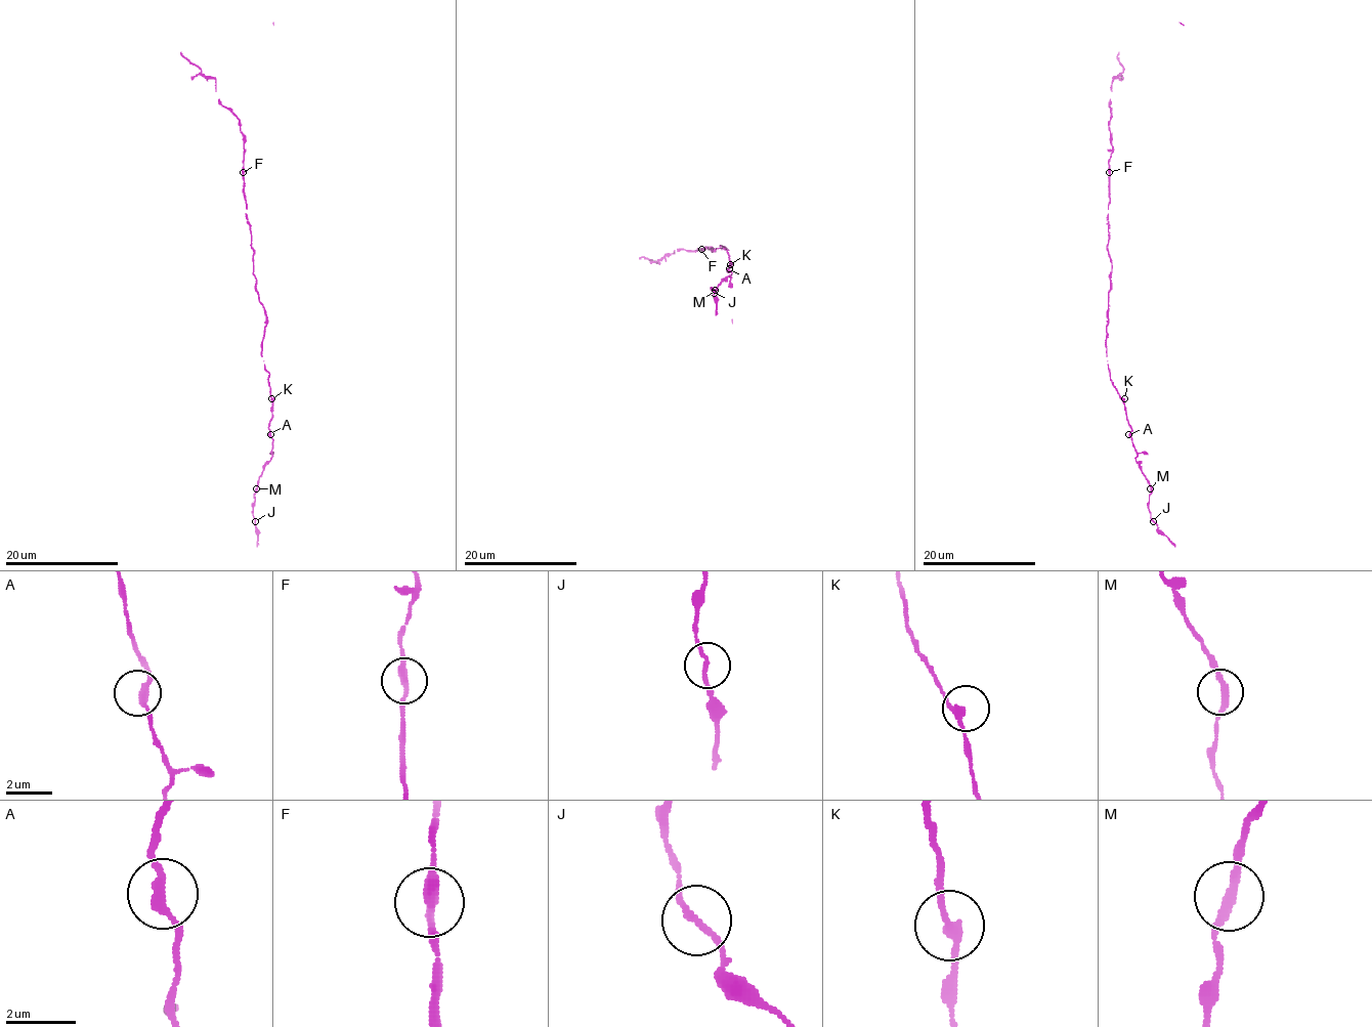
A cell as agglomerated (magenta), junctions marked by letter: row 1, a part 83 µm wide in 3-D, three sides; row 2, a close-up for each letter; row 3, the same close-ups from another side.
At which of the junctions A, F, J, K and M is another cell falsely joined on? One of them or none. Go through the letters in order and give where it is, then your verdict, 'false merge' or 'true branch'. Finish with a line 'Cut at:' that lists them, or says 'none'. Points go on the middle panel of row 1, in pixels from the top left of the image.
A: (729, 268) | true branch
F: (701, 249) | true branch
J: (714, 293) | true branch
K: (730, 264) | true branch
M: (715, 290) | true branch
Cut at: none

